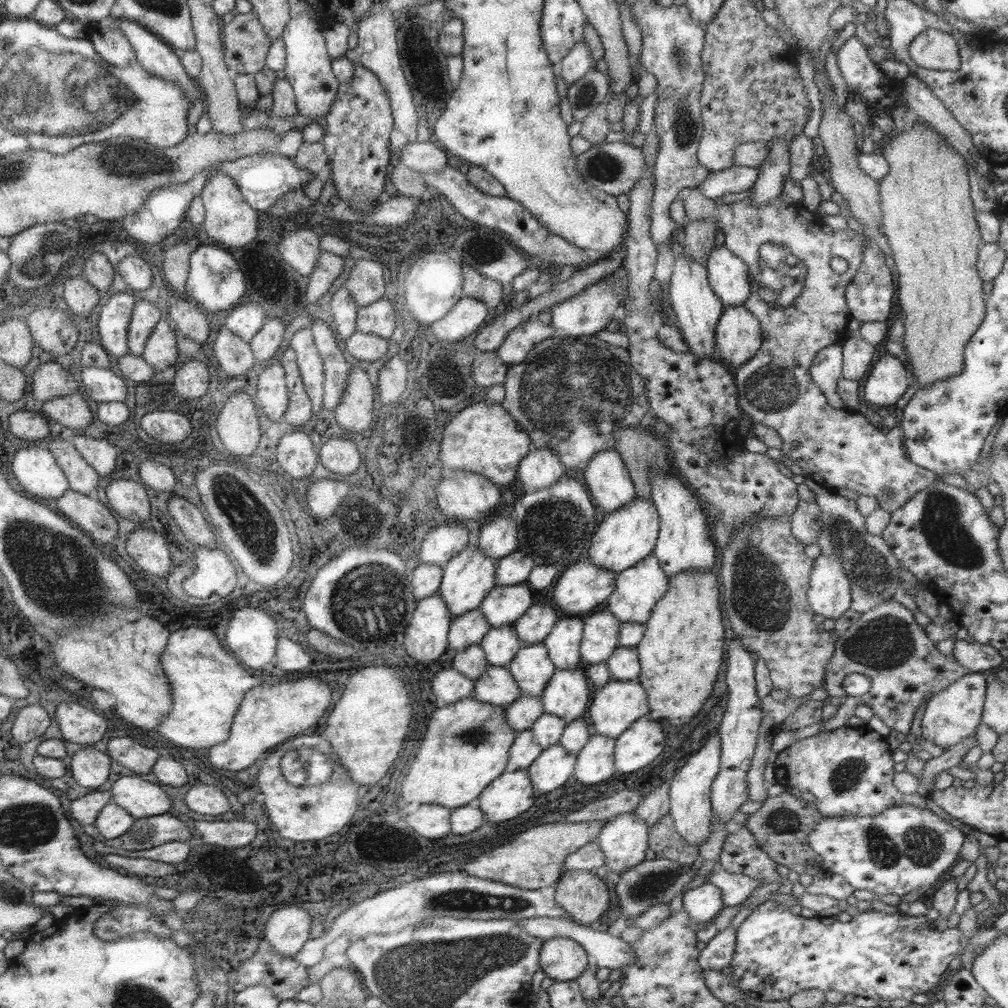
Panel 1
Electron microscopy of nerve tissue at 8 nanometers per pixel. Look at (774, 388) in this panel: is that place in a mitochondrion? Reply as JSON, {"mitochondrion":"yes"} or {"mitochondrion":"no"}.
{"mitochondrion":"yes"}

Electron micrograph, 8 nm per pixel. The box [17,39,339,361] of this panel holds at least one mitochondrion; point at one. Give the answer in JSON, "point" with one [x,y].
{"point":[126,161]}

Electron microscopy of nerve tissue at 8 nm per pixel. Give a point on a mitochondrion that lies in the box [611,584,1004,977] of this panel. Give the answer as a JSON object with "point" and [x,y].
{"point":[885,642]}

